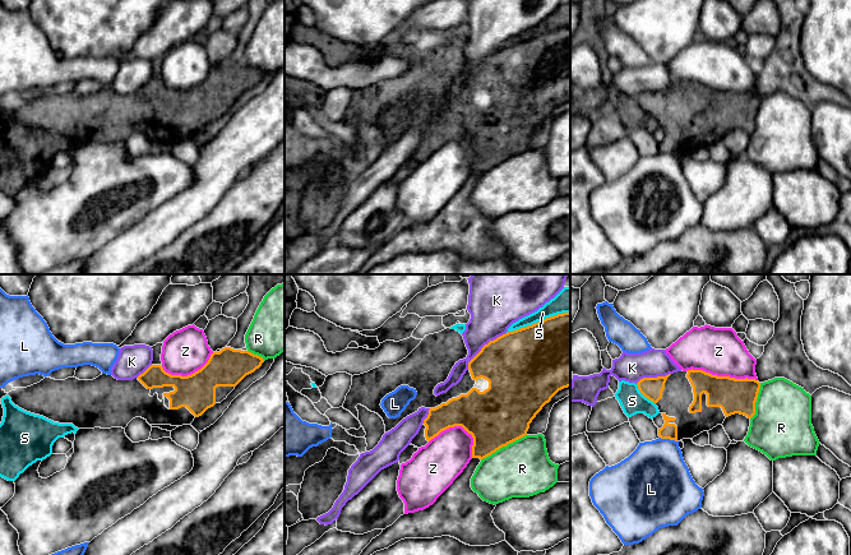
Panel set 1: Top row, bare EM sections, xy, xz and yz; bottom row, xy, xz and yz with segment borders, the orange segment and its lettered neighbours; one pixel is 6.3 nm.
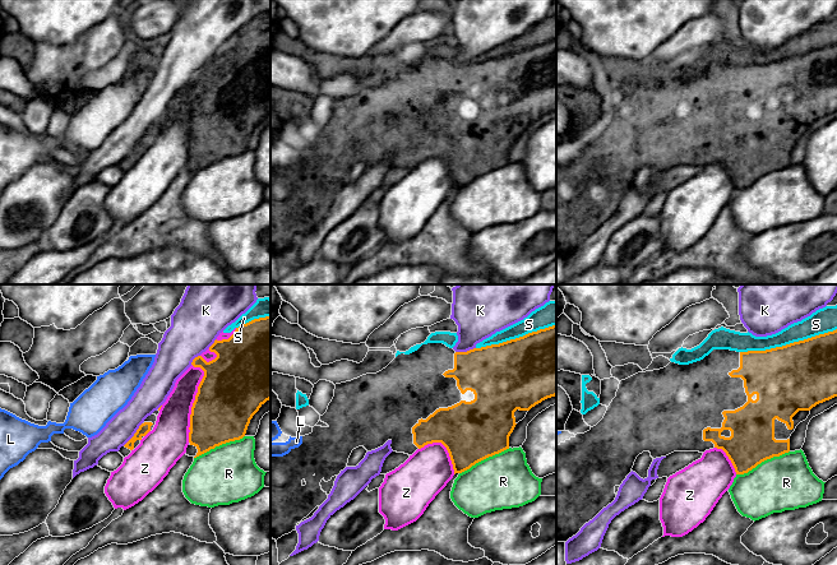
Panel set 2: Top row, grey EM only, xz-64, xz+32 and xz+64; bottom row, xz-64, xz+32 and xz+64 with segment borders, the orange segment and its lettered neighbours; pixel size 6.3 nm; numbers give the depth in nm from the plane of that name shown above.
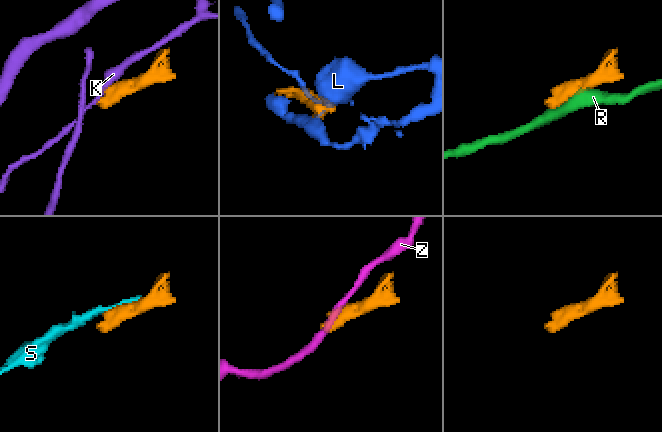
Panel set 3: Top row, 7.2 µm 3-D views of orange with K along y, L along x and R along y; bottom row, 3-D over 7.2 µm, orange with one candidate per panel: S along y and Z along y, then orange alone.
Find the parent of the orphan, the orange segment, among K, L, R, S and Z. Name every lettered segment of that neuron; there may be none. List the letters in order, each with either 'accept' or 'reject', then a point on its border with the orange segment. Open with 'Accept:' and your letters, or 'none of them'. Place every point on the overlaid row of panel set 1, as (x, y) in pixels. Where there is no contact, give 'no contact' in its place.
Accept: none of them
K: reject; meets orange in xz at (482, 347)
L: reject; meets orange in yz at (669, 438)
R: reject; meets orange in xz at (503, 445)
S: reject; meets orange in xz at (537, 322)
Z: reject; meets orange in yz at (722, 377)

